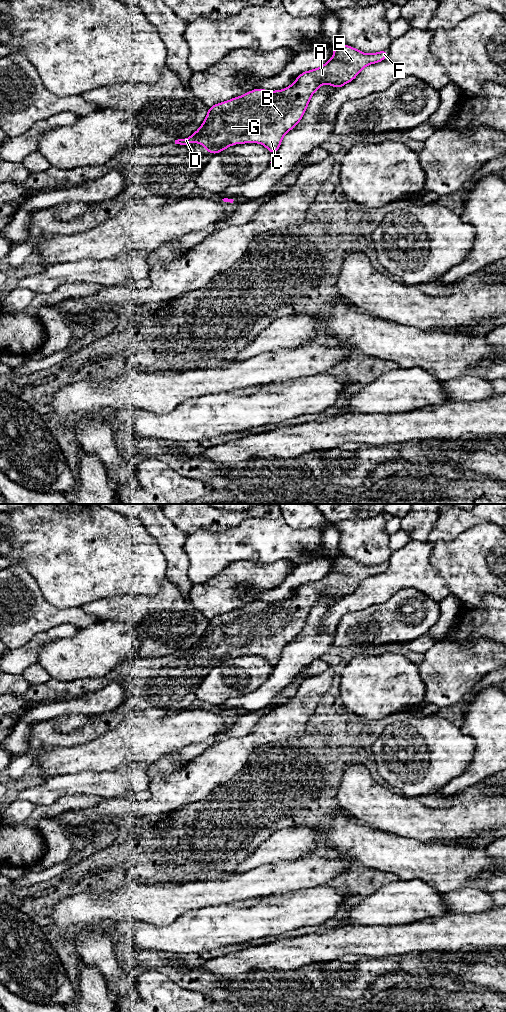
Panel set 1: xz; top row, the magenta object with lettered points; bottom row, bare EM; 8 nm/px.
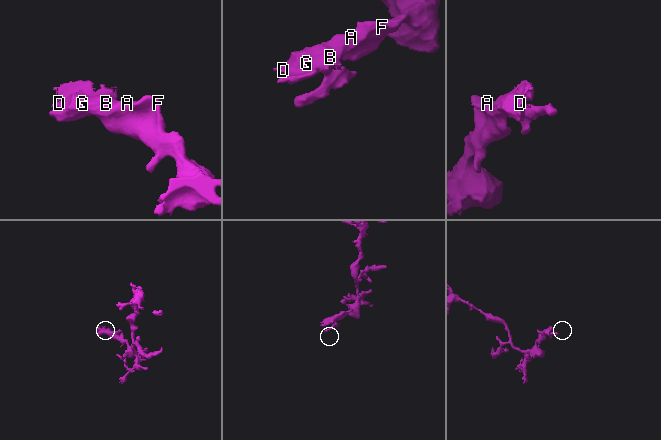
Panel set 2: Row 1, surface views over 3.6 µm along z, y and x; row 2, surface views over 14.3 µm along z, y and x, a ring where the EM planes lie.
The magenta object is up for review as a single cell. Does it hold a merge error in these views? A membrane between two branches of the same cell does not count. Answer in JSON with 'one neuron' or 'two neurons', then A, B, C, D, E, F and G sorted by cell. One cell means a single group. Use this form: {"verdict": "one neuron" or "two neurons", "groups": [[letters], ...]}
{"verdict": "one neuron", "groups": [["A", "B", "C", "D", "E", "F", "G"]]}

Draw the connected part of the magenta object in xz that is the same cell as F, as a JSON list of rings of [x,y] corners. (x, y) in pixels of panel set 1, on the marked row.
[[[336,44],[333,54],[334,57],[322,67],[301,73],[294,83],[285,89],[267,91],[258,88],[242,96],[209,107],[208,114],[201,127],[190,137],[175,140],[175,144],[188,145],[191,142],[196,142],[197,144],[205,145],[207,153],[212,152],[215,155],[233,144],[262,143],[273,156],[278,151],[283,136],[299,123],[306,111],[311,96],[322,84],[333,85],[336,89],[342,87],[344,84],[353,81],[364,67],[383,61],[388,56],[388,50],[374,54],[365,54],[351,46]]]

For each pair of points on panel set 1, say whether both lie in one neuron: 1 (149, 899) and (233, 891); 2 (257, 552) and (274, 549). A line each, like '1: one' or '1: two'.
1: one
2: one

